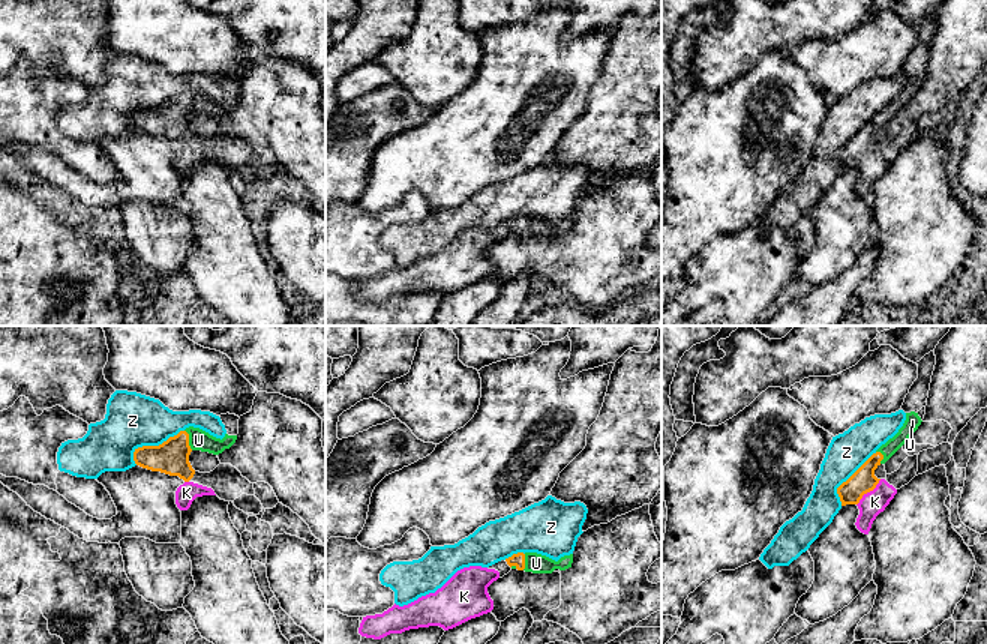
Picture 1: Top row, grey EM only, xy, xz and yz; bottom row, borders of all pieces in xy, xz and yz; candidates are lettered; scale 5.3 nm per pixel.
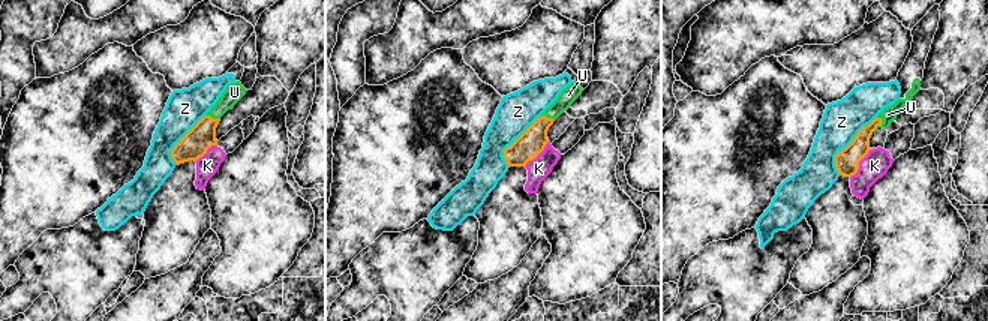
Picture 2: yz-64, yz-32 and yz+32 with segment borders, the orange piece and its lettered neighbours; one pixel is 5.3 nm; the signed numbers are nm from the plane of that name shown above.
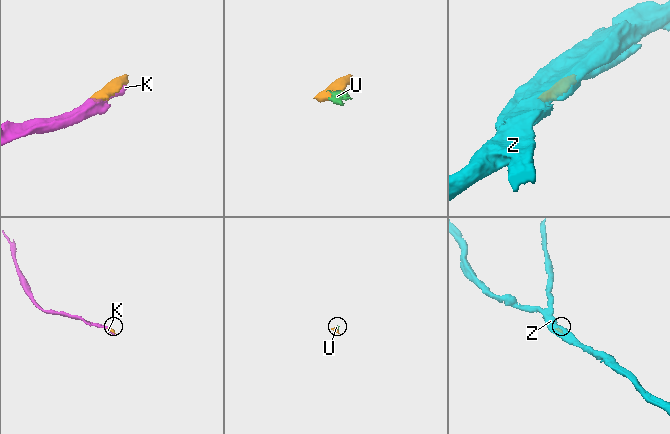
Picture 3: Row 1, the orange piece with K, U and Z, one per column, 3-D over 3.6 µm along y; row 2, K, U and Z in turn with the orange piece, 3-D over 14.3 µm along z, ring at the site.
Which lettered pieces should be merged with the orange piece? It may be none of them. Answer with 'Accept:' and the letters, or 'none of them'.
Accept: K, U

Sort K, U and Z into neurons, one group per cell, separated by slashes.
K U / Z

